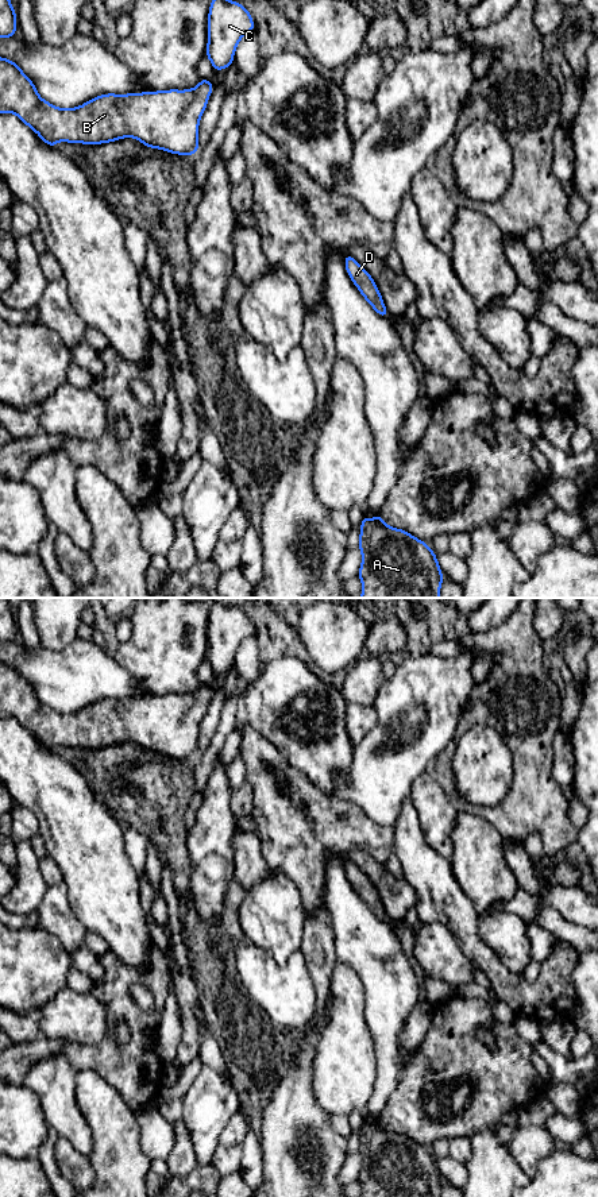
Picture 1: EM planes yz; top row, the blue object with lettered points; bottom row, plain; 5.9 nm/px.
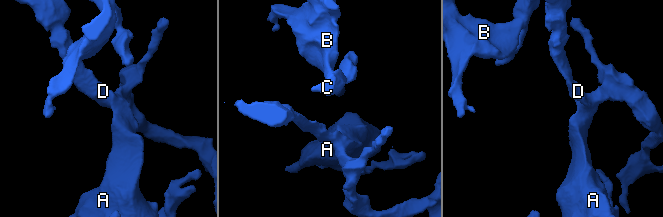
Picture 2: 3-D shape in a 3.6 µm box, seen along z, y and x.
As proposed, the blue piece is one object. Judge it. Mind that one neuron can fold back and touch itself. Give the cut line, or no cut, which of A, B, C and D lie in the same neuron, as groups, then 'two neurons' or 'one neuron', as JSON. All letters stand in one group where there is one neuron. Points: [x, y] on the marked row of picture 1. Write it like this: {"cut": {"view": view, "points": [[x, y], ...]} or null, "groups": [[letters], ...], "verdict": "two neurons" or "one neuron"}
{"cut": null, "groups": [["A", "B", "C", "D"]], "verdict": "one neuron"}

